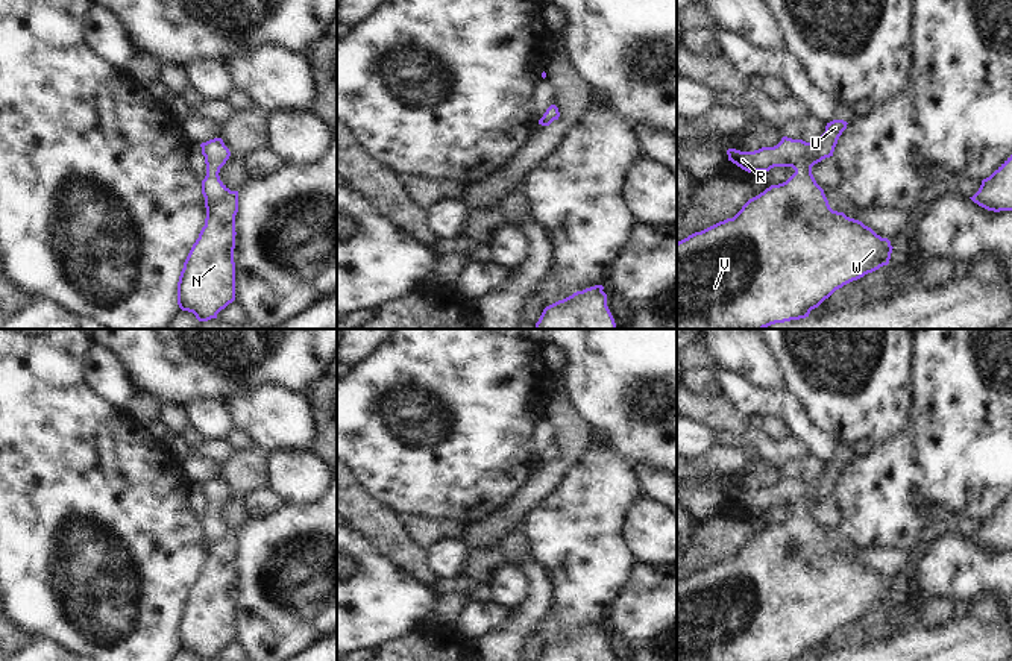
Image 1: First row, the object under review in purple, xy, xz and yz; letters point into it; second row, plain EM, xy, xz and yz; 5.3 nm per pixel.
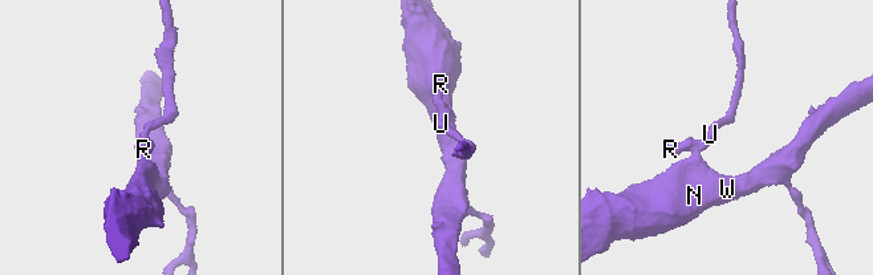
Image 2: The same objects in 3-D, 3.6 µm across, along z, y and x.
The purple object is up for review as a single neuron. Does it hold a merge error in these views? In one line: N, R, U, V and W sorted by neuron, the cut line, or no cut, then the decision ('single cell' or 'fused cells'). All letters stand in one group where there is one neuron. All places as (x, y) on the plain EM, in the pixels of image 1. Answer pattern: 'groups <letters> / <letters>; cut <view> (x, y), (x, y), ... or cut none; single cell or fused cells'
groups N R U V W; cut none; single cell

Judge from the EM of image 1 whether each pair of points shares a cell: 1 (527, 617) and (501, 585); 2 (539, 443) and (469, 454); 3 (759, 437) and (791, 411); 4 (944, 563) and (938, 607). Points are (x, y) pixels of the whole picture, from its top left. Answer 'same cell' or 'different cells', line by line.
1: different cells
2: different cells
3: different cells
4: different cells

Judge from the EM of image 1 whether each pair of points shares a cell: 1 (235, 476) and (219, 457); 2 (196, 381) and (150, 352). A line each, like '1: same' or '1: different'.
1: different
2: same

